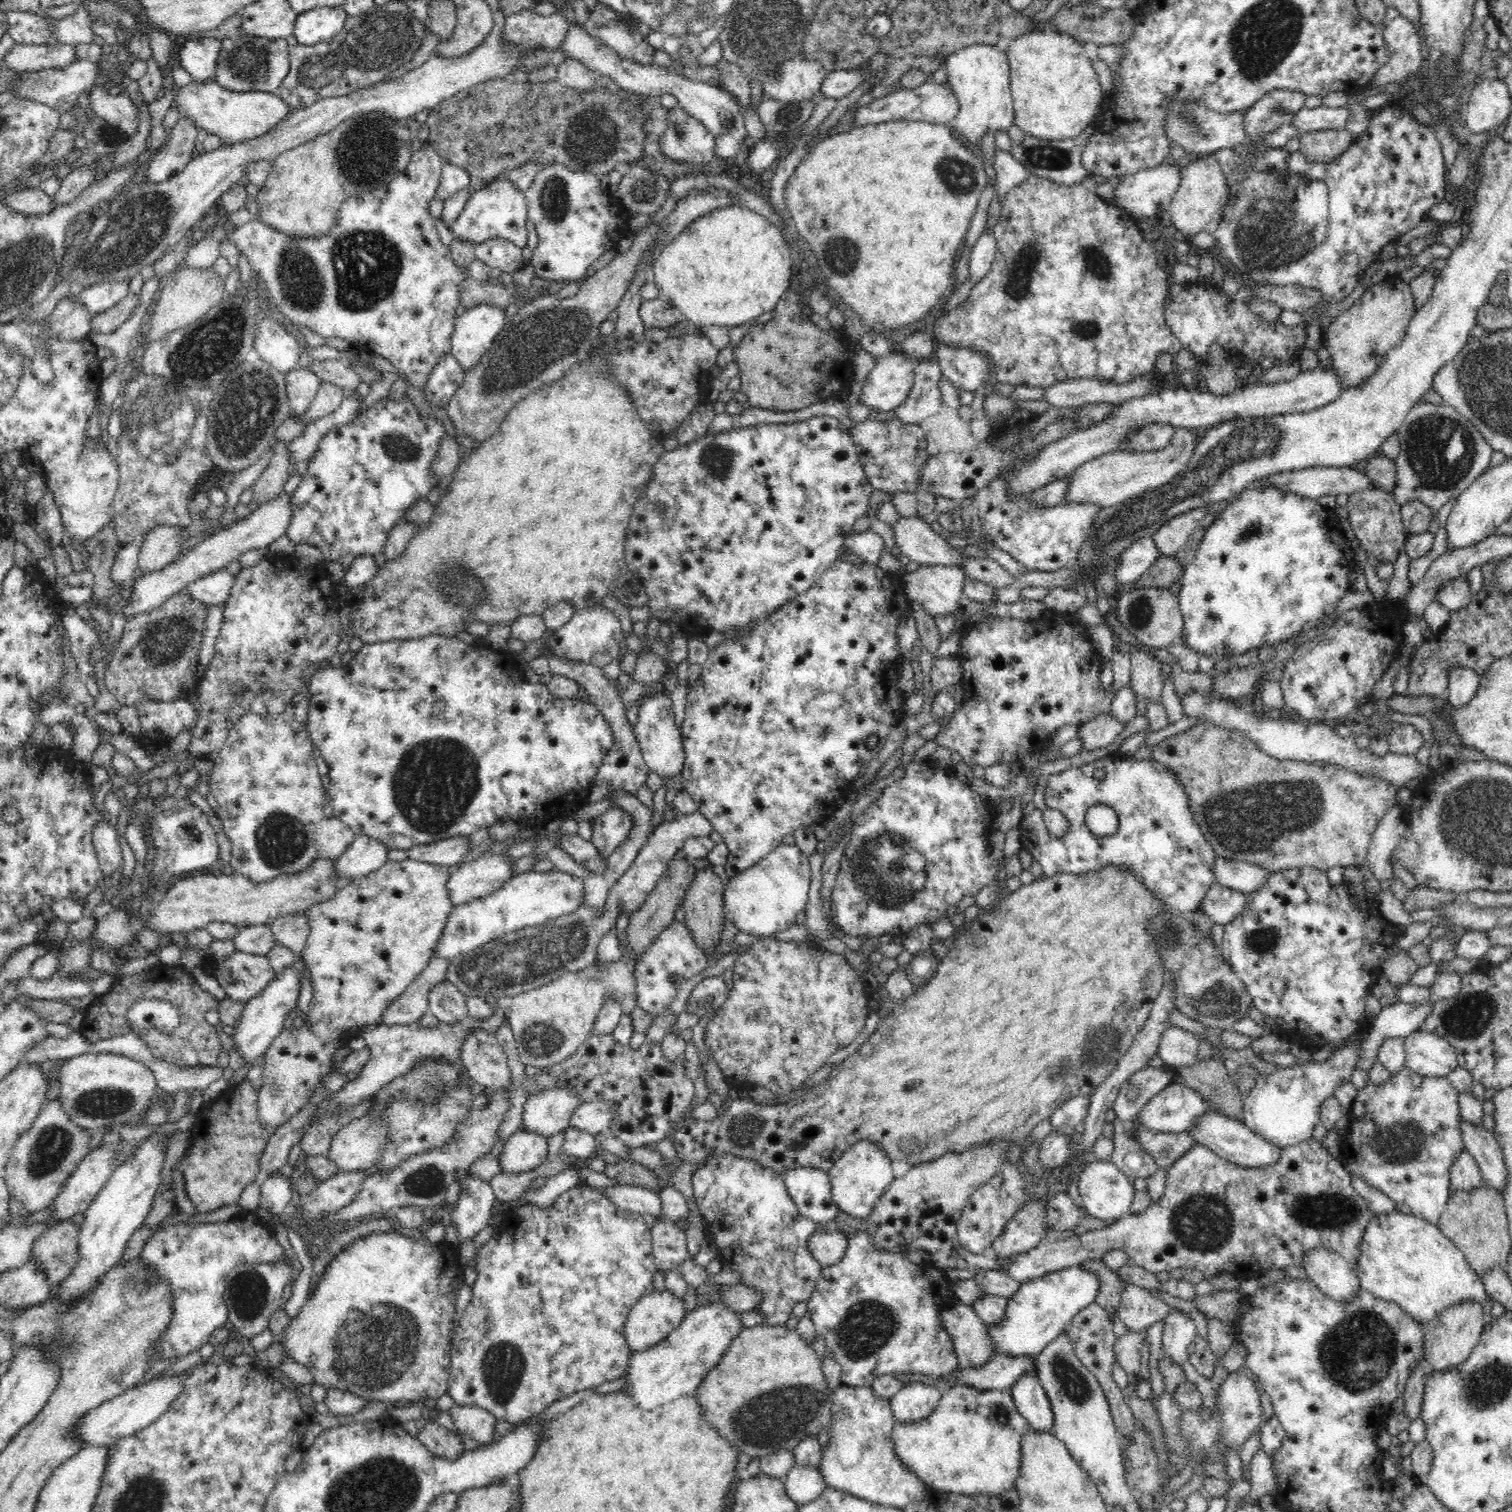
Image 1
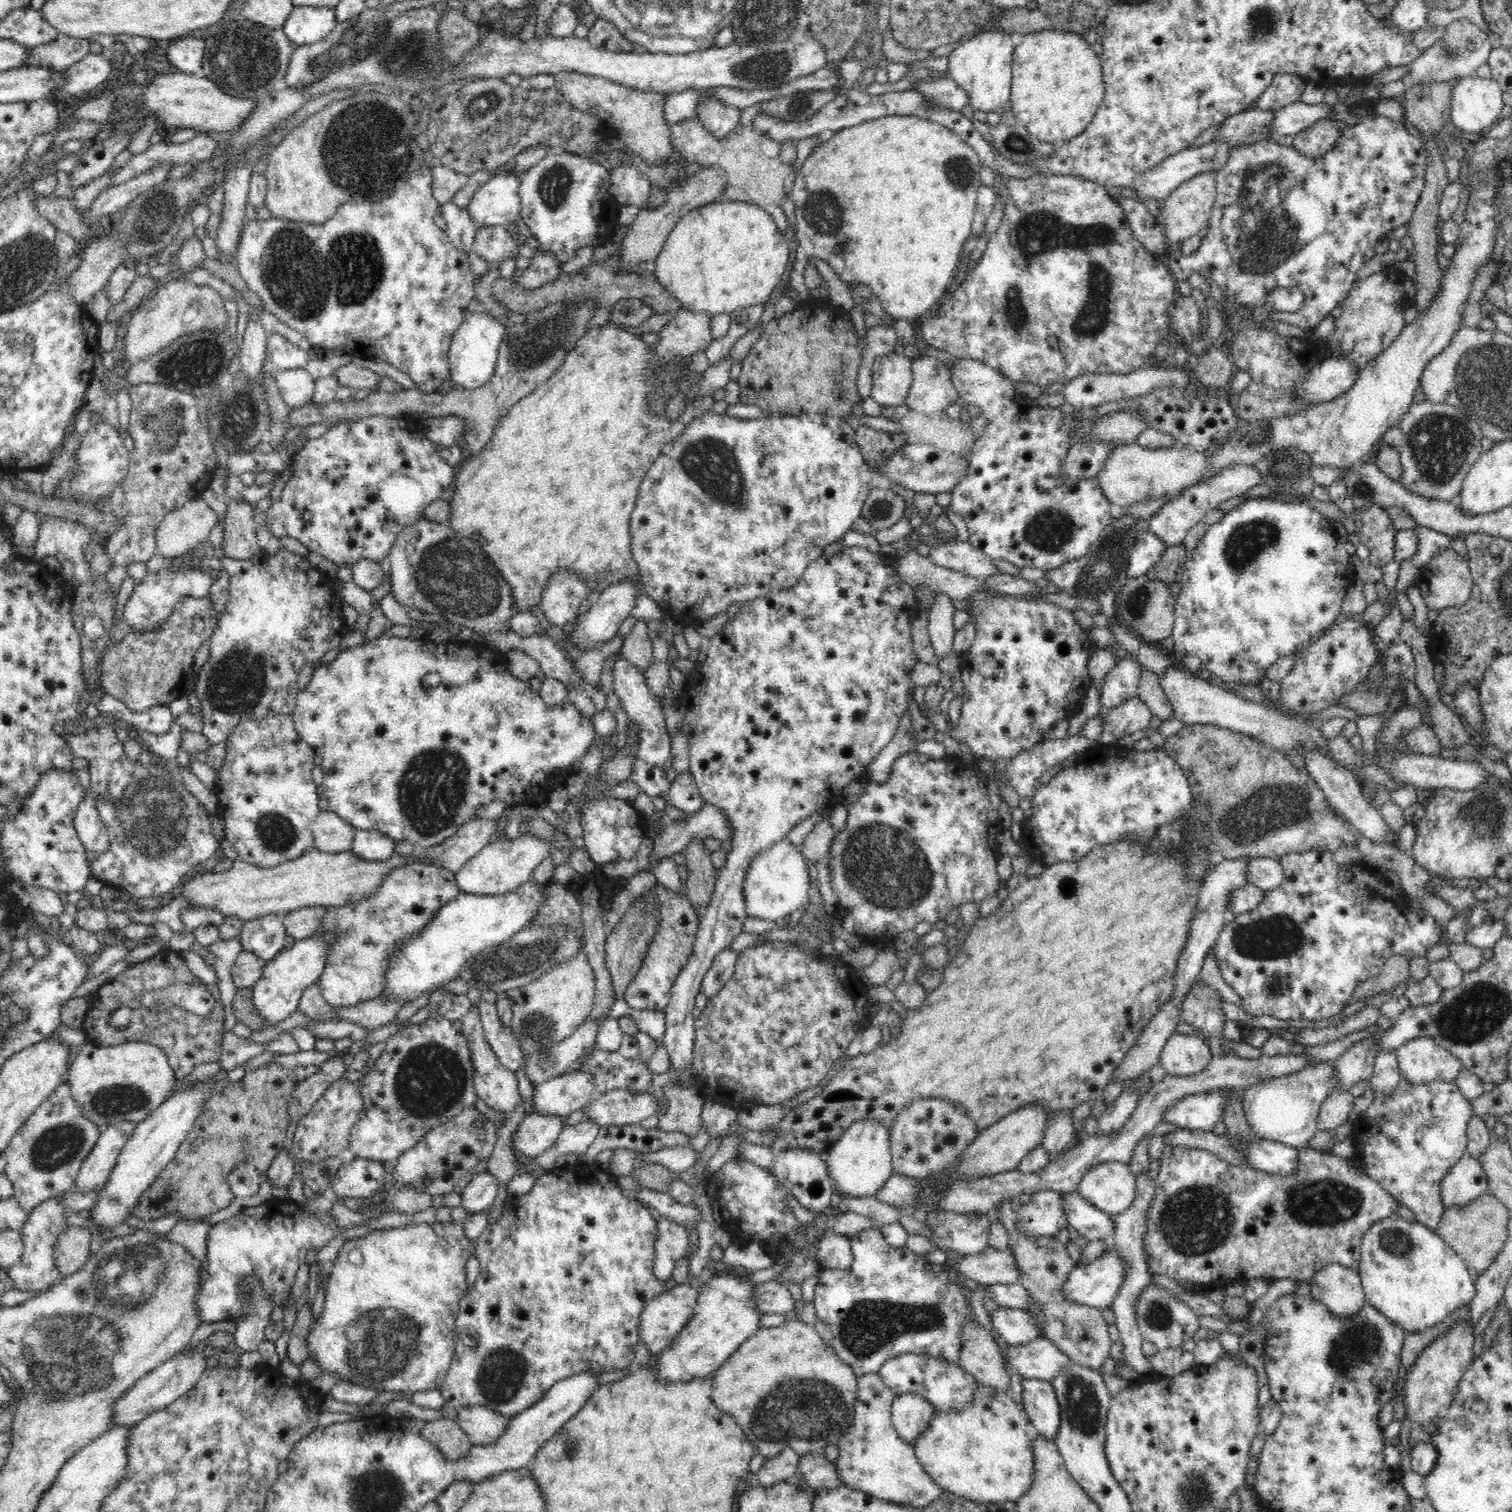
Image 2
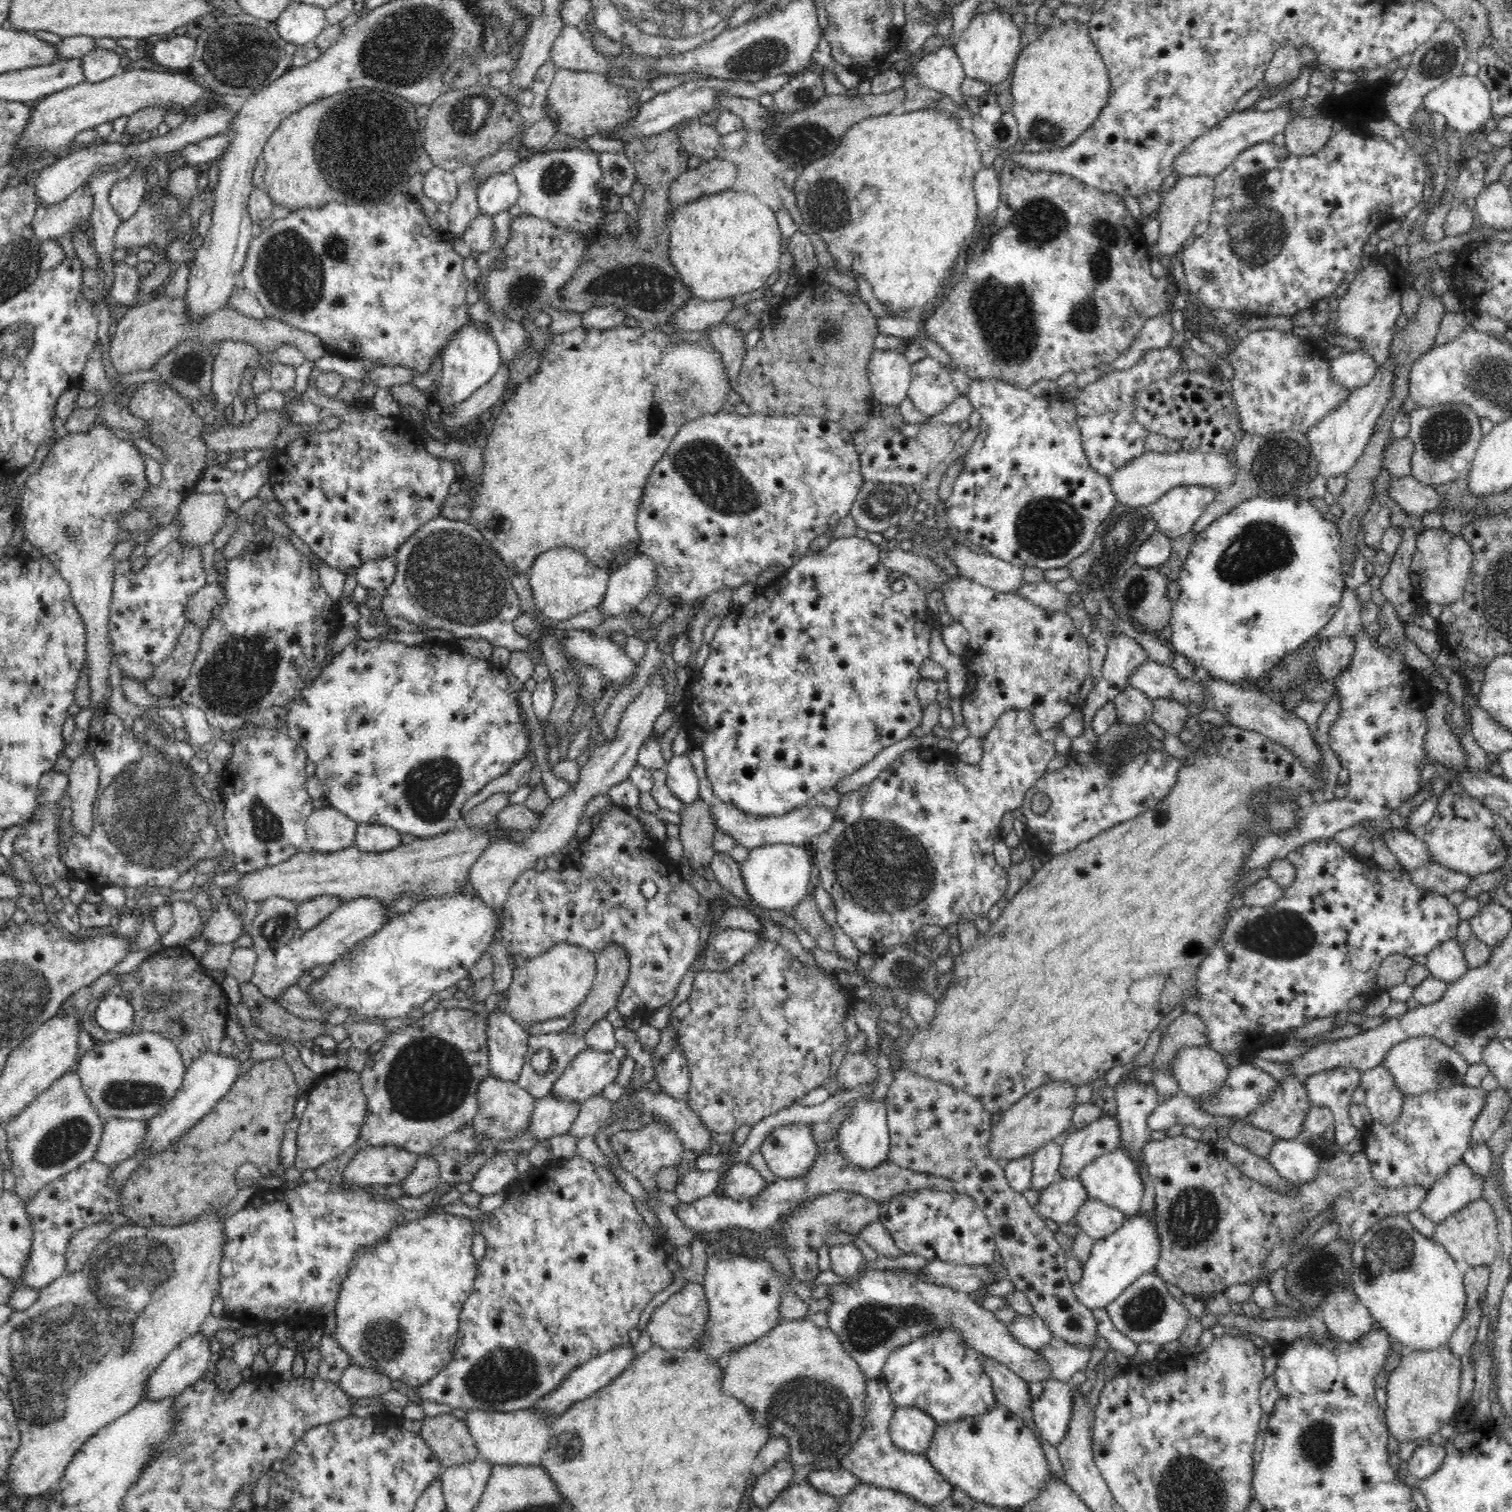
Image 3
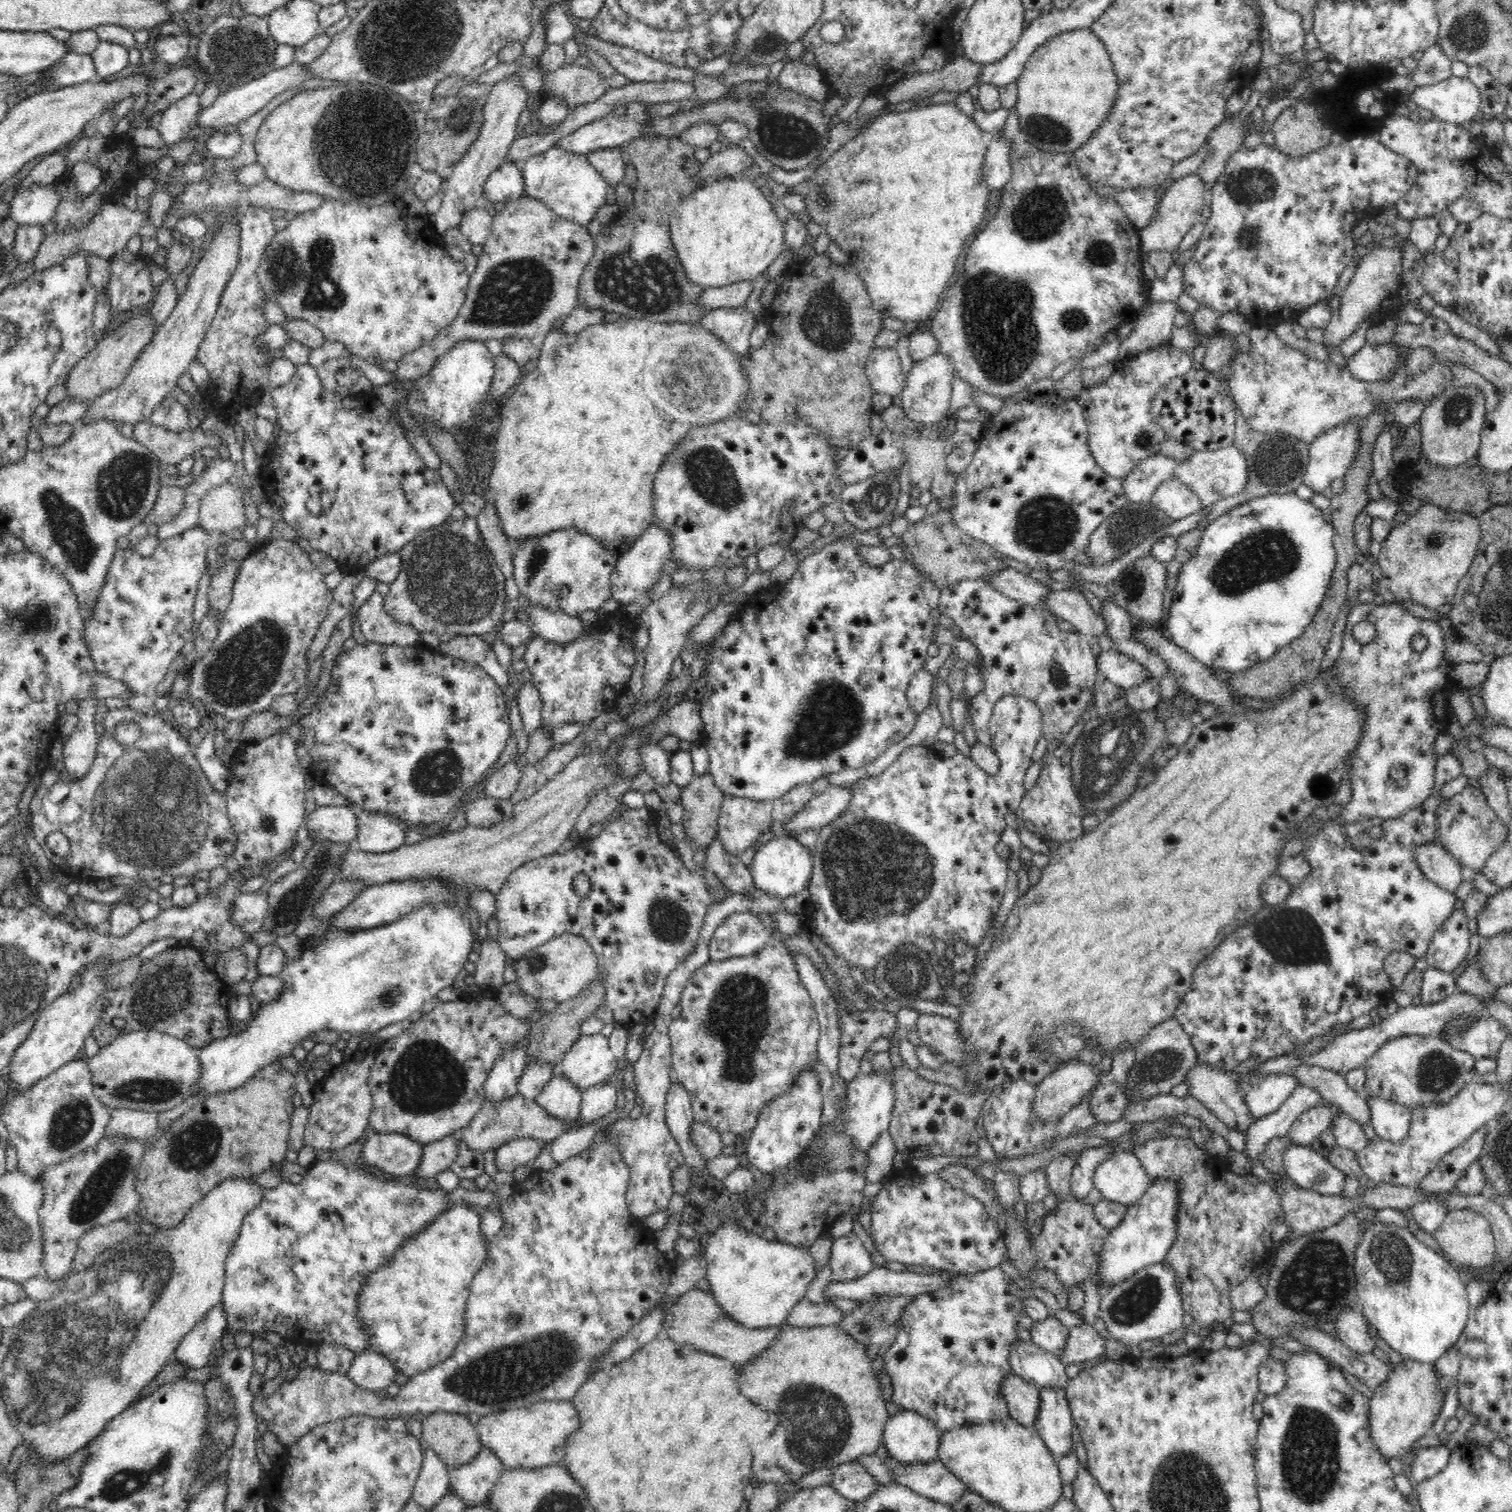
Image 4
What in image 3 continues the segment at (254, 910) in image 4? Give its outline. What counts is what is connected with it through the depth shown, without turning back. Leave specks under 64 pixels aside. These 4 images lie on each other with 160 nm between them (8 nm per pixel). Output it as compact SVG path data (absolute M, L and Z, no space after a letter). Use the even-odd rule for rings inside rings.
M220 901L212 916L208 918L205 928L201 930L204 939L209 938L214 945L218 943L234 942L242 936L242 926L244 926L244 916L242 913L233 910L231 906Z

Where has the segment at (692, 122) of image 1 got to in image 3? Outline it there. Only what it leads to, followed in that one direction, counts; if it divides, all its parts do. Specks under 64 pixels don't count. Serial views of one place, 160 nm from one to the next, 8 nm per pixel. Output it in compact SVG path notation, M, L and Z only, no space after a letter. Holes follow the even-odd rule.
M697 121L685 124L678 132L678 139L682 147L689 153L707 161L716 157L716 152L721 150L721 134L714 126L698 123Z

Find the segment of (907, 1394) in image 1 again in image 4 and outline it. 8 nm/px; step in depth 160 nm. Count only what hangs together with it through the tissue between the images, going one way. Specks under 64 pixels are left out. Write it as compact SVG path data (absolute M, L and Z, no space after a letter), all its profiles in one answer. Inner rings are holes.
M899 1409L885 1424L882 1446L900 1464L928 1464L937 1459L941 1436L931 1420Z

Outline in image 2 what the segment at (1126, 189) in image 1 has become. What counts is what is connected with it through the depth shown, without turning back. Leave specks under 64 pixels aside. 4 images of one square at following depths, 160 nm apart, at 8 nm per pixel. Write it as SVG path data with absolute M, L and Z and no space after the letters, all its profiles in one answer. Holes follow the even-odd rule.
M1212 139L1207 144L1196 146L1196 148L1186 148L1164 159L1160 164L1148 170L1148 172L1140 174L1134 180L1132 188L1138 193L1138 200L1152 199L1152 201L1163 202L1175 188L1178 188L1180 184L1190 180L1193 176L1210 170L1220 170L1226 164L1226 160L1230 157L1232 150L1233 148L1228 143L1224 143L1224 141L1218 139Z

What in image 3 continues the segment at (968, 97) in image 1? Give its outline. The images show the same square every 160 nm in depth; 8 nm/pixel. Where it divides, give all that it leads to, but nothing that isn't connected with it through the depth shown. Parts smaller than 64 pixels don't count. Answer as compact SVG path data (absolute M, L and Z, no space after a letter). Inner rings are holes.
M994 8L986 14L978 14L970 21L962 36L953 45L960 58L965 77L978 79L990 84L990 88L998 91L1008 85L1015 62L1020 51L1020 32L1008 8Z

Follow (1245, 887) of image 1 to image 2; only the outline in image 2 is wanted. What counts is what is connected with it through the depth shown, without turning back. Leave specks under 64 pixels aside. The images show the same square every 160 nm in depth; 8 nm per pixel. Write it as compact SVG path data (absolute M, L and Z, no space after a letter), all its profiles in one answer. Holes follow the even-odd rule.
M1278 858L1254 859L1247 867L1248 882L1265 892L1280 888L1284 878L1285 871Z

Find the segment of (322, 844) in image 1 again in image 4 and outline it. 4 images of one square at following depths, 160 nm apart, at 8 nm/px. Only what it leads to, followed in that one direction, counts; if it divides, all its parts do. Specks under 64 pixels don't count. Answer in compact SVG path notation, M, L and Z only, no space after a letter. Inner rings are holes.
M317 806L305 818L305 828L313 842L334 842L335 844L354 844L357 838L357 813L352 806Z

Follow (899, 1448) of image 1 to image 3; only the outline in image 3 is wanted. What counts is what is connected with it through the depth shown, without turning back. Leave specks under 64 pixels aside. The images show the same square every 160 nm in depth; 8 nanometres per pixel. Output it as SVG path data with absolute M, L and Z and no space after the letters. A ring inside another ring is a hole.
M1004 1406L975 1417L937 1425L926 1457L953 1488L994 1507L1020 1509L1032 1502L1050 1480L1050 1466L1039 1438Z

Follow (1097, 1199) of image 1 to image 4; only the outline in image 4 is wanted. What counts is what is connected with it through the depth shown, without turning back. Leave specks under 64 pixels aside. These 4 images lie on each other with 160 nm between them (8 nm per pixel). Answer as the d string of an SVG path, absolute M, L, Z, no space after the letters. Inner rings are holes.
M1132 1150L1114 1152L1094 1172L1094 1187L1113 1203L1135 1203L1148 1185L1148 1173Z

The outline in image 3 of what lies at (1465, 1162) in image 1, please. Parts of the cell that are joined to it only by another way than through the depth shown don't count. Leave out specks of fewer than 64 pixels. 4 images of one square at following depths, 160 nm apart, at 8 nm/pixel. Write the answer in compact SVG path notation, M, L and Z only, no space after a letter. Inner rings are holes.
M1461 1160L1429 1188L1419 1206L1420 1212L1435 1225L1444 1222L1454 1212L1482 1198L1480 1194L1485 1185L1484 1179L1484 1176L1474 1174Z

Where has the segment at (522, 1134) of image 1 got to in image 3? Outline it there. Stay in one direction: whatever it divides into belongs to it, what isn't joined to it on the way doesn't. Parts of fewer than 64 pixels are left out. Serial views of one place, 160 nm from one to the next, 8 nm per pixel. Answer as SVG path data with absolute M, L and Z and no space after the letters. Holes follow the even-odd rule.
M554 1093L537 1098L530 1118L530 1134L538 1140L544 1140L568 1133L580 1108L578 1102L567 1102Z

